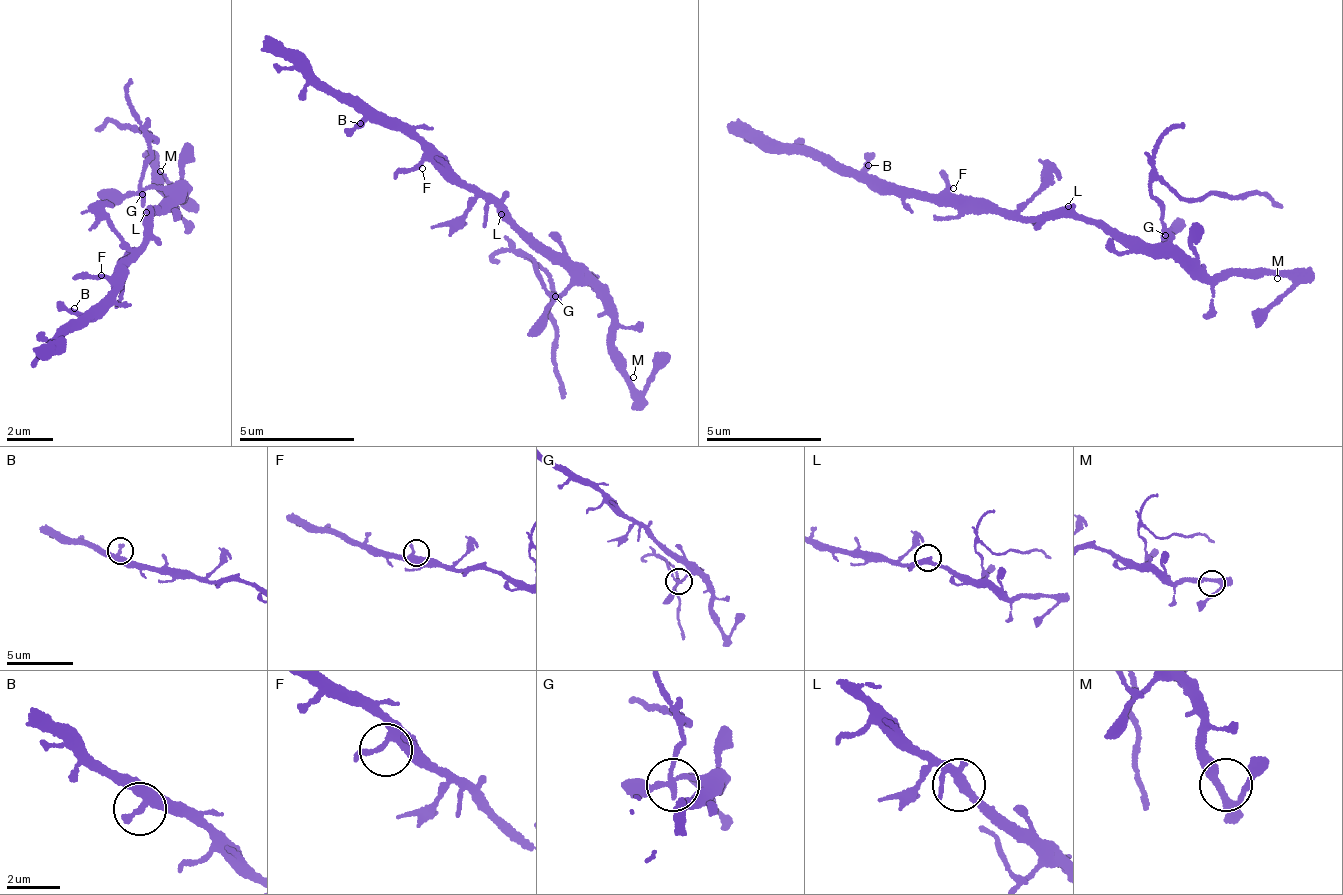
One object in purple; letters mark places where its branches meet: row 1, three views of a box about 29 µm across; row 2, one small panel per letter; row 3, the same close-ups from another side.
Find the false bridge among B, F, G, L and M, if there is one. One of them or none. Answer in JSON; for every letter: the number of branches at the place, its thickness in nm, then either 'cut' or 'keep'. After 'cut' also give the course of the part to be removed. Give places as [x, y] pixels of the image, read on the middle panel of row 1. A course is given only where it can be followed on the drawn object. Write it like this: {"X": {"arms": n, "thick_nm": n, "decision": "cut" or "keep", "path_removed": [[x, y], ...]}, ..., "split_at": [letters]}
{"B": {"arms": 2, "thick_nm": 320, "decision": "keep"}, "F": {"arms": 3, "thick_nm": 240, "decision": "keep"}, "G": {"arms": 3, "thick_nm": 190, "decision": "cut", "path_removed": [[553, 295], [523, 256], [549, 276], [555, 368], [560, 399]]}, "L": {"arms": 2, "thick_nm": 360, "decision": "keep"}, "M": {"arms": 3, "thick_nm": 240, "decision": "keep"}, "split_at": ["G"]}

